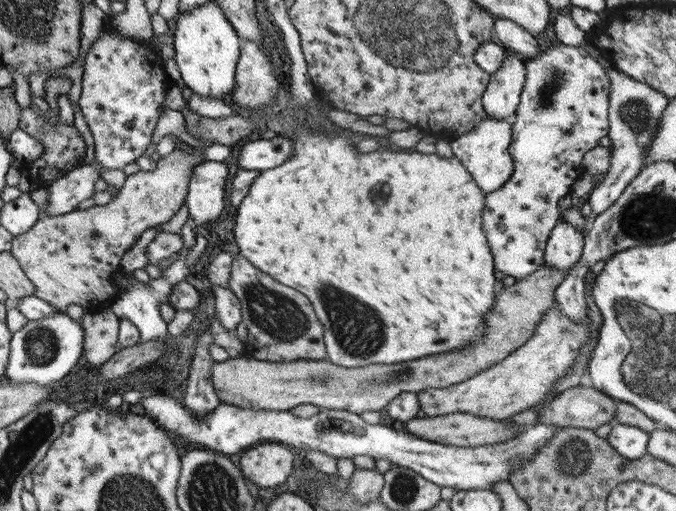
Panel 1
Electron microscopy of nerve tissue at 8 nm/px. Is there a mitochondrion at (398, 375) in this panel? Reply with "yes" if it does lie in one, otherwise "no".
yes

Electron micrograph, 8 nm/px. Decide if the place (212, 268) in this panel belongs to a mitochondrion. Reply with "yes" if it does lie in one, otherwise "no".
no

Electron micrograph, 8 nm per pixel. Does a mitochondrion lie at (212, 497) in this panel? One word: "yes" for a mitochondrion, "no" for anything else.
yes

